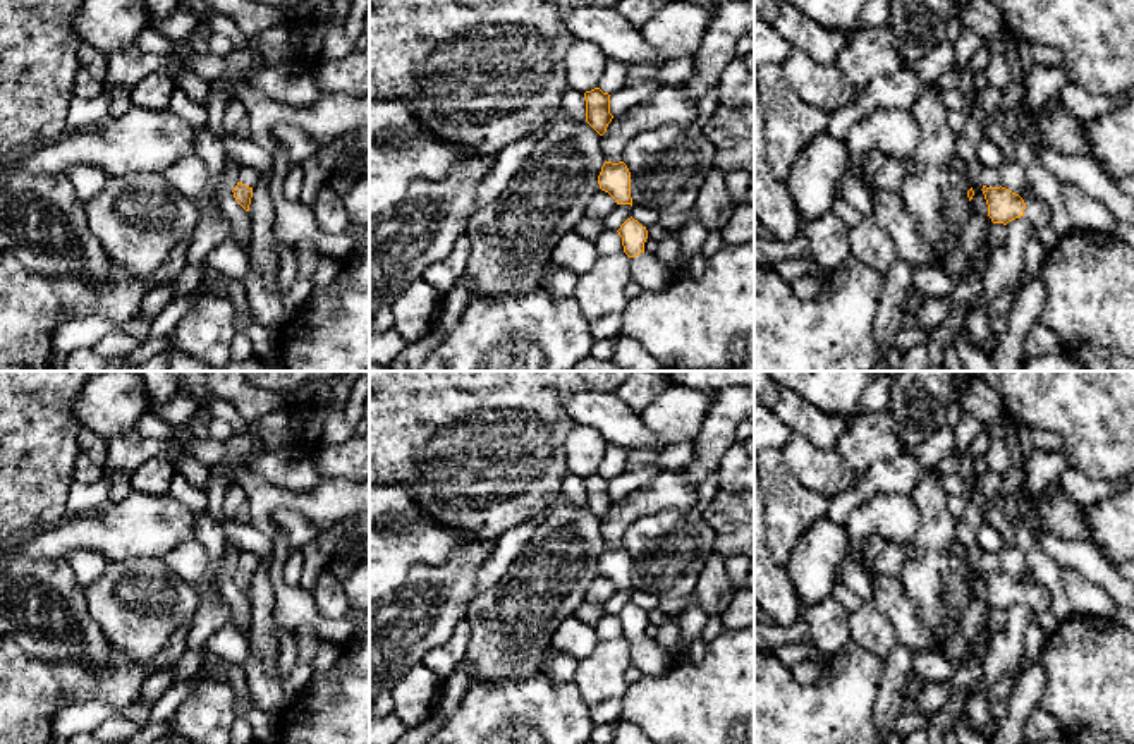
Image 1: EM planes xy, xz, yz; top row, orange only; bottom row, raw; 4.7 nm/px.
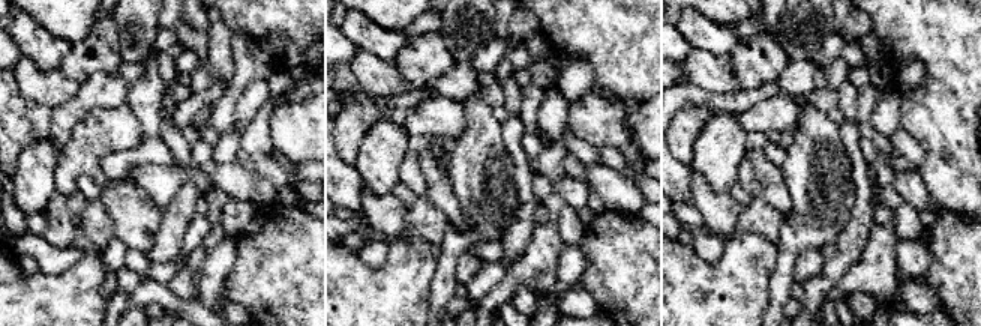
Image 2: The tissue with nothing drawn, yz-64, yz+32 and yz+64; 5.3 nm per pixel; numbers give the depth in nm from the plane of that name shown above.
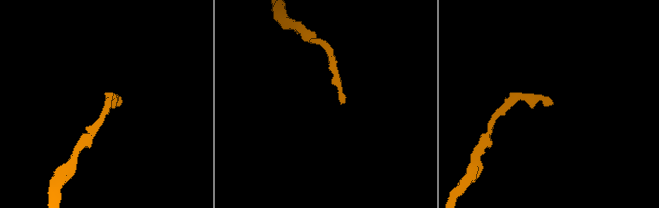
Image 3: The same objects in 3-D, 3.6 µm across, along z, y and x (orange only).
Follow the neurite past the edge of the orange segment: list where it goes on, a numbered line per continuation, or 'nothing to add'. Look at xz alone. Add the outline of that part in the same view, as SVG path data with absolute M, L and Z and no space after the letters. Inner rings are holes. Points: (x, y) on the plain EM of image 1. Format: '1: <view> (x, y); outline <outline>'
1: xz (646, 655); outline M641 637L631 643L631 665L639 668L643 674L662 675L674 667L674 656L663 649L655 639Z

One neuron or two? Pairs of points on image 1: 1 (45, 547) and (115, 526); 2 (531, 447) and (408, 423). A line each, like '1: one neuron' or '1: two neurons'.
1: one neuron
2: one neuron

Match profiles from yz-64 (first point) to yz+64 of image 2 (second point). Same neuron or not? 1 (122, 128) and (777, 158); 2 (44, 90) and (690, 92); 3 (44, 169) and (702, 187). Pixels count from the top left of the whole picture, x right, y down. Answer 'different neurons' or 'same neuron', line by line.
1: different neurons
2: different neurons
3: different neurons

